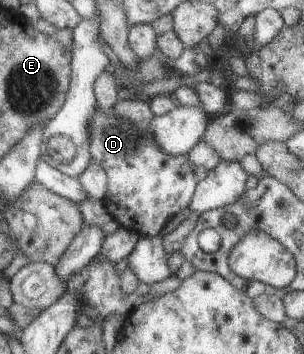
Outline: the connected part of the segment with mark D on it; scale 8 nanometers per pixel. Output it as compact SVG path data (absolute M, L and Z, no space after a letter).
M120 95L113 105L113 111L100 111L96 108L88 126L88 154L90 163L97 164L106 175L106 194L102 199L105 211L118 223L119 227L135 232L138 236L159 235L167 220L185 209L194 194L196 177L193 164L187 155L166 154L153 141L150 123L154 115L149 104L137 98Z

